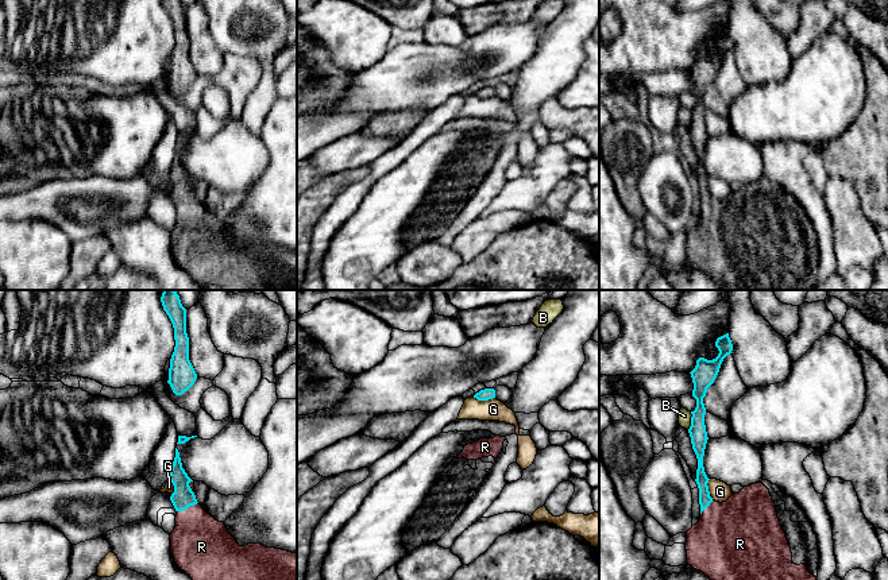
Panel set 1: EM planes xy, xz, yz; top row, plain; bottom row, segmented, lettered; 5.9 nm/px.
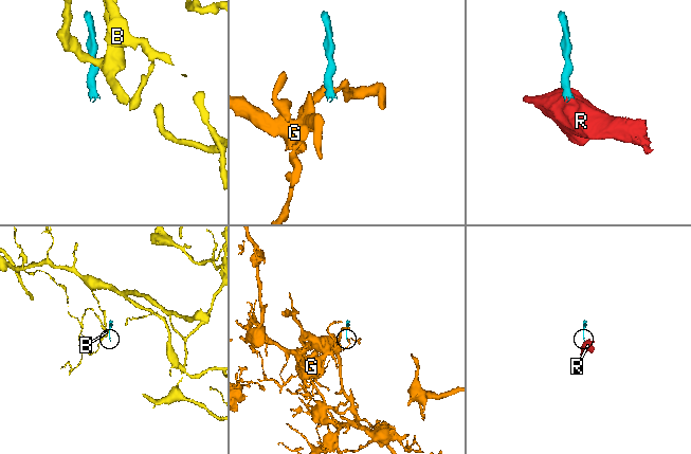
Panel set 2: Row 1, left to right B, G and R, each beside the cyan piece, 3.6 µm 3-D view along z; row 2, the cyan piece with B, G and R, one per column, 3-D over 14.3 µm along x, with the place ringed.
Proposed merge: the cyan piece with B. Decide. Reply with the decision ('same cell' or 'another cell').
another cell

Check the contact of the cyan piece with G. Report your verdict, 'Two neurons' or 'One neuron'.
Two neurons

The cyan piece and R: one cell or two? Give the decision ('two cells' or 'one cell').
one cell

